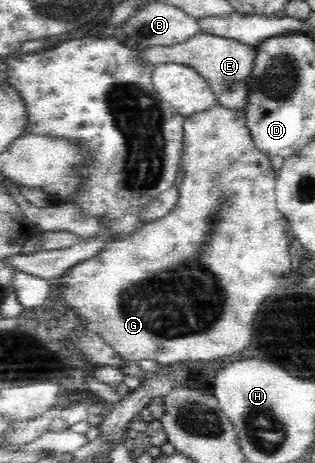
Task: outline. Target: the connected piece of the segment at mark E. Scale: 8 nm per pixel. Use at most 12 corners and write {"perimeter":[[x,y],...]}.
{"perimeter":[[200,32],[138,47],[156,65],[198,71],[217,101],[246,110],[256,48]]}

